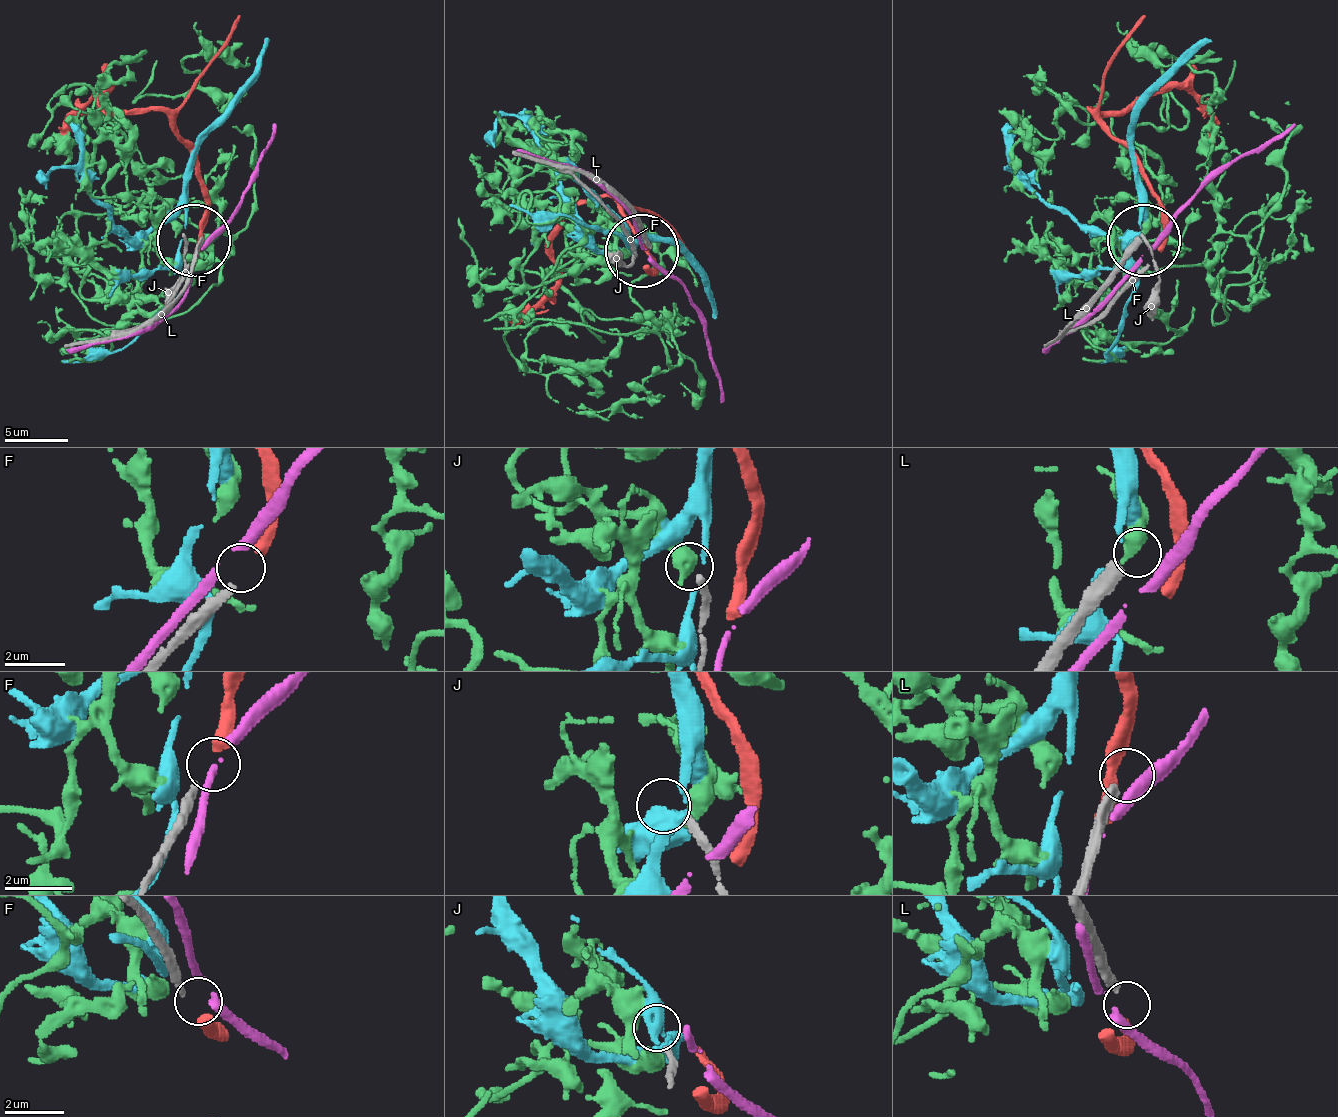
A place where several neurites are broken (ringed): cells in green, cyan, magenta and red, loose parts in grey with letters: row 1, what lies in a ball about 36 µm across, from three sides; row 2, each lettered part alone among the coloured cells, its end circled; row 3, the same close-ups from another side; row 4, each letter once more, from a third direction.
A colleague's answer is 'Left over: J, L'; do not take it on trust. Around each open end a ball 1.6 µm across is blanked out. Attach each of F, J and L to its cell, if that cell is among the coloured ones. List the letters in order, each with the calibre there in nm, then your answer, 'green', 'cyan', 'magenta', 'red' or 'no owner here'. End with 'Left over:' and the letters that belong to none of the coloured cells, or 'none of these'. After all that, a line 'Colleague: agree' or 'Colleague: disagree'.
F: calibre 260 nm; red
J: calibre 240 nm; no owner here
L: calibre 400 nm; no owner here
Left over: J, L
Colleague: agree

